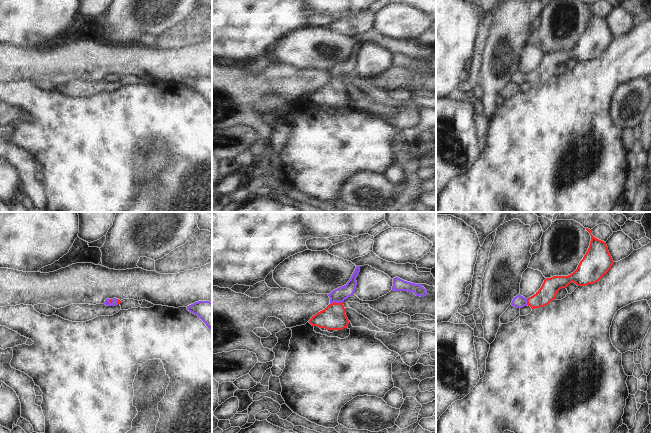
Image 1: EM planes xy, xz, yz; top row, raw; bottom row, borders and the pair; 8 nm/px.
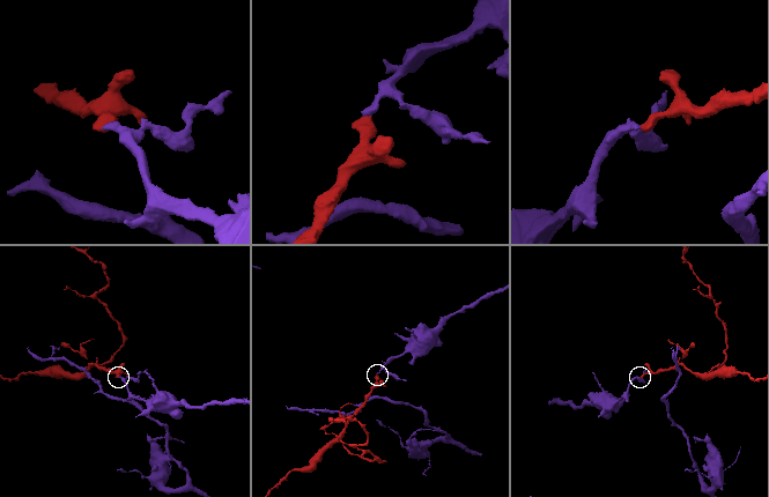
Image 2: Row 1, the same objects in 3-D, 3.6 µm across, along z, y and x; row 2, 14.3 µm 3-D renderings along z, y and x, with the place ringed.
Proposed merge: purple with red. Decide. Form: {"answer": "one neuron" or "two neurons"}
{"answer": "one neuron"}

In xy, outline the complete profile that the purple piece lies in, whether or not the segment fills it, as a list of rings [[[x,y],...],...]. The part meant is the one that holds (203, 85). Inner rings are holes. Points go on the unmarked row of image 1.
[[[198,77],[187,82],[187,86],[197,91],[212,107],[212,78]]]

